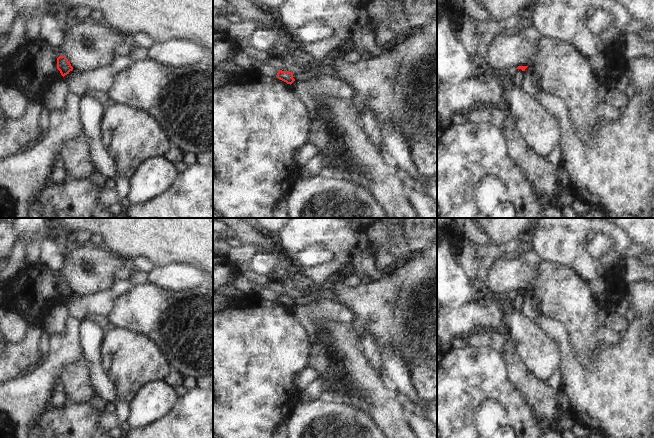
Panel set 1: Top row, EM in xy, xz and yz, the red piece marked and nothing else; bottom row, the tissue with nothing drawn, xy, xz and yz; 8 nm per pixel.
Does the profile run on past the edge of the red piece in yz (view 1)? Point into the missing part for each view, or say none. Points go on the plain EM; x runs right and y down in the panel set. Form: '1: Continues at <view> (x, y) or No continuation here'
1: No continuation here

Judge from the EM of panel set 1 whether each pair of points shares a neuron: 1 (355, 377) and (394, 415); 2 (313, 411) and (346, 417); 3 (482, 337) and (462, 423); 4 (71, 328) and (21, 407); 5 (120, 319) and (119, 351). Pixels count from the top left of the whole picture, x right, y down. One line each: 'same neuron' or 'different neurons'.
1: same neuron
2: same neuron
3: different neurons
4: same neuron
5: different neurons

